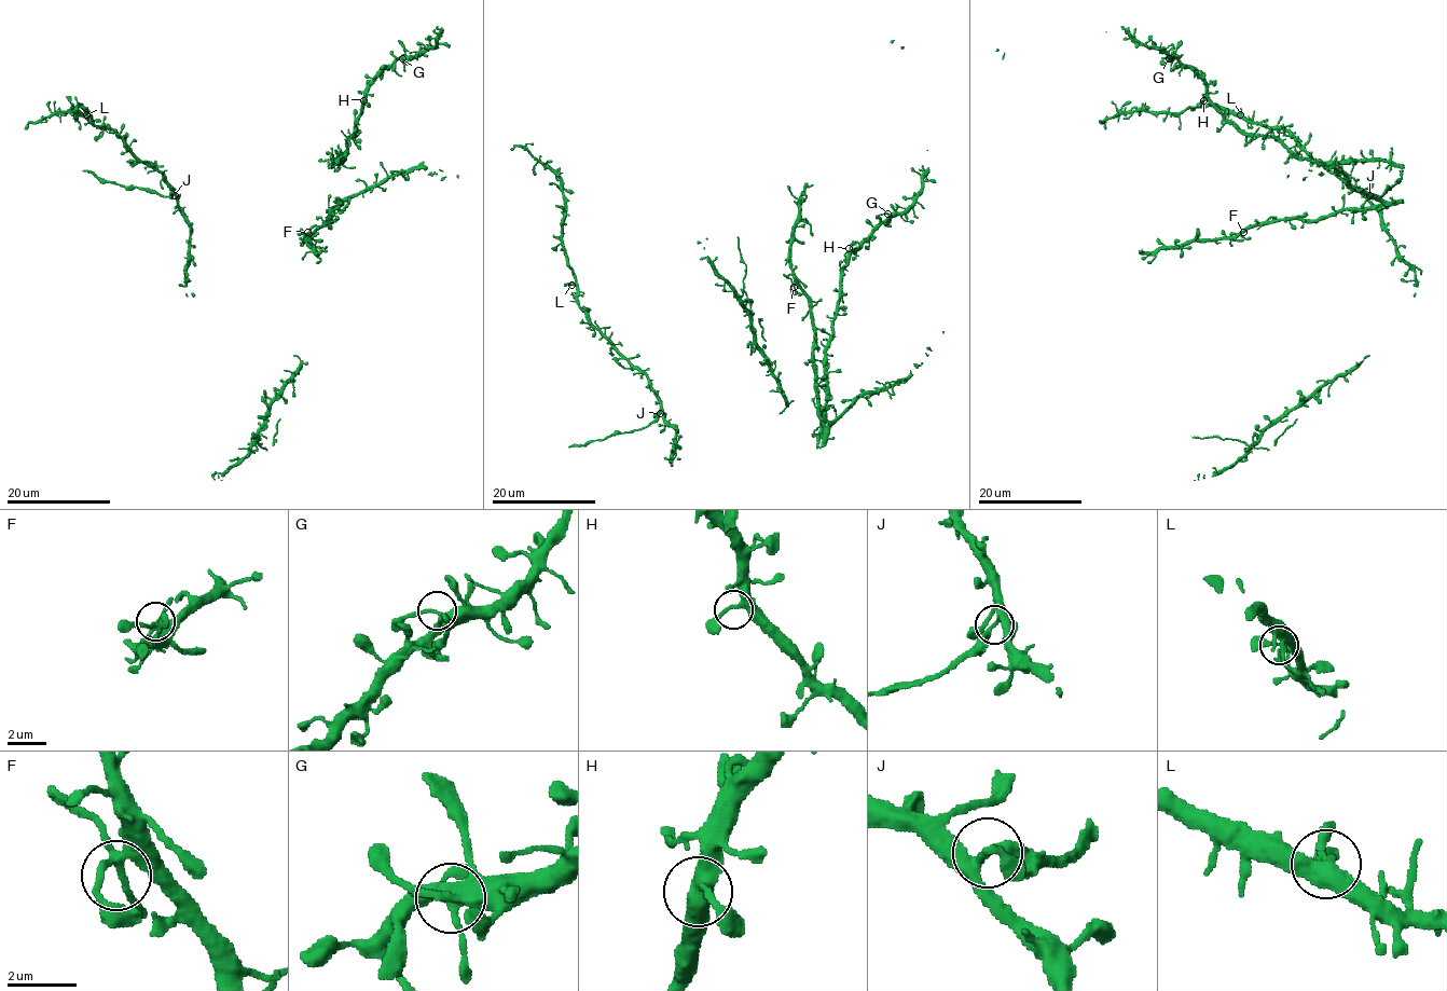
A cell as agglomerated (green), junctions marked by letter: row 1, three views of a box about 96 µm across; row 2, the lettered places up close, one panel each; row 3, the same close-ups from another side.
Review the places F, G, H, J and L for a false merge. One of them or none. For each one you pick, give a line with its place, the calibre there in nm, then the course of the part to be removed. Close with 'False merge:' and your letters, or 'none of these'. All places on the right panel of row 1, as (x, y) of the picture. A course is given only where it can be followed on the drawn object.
J: (1369, 195) | 300 nm | (1369, 194), (1380, 196), (1401, 178), (1402, 170)
False merge: J

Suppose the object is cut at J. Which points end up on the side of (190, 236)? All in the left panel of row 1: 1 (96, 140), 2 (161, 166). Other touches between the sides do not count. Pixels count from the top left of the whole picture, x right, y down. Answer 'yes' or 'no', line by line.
1: yes
2: yes

